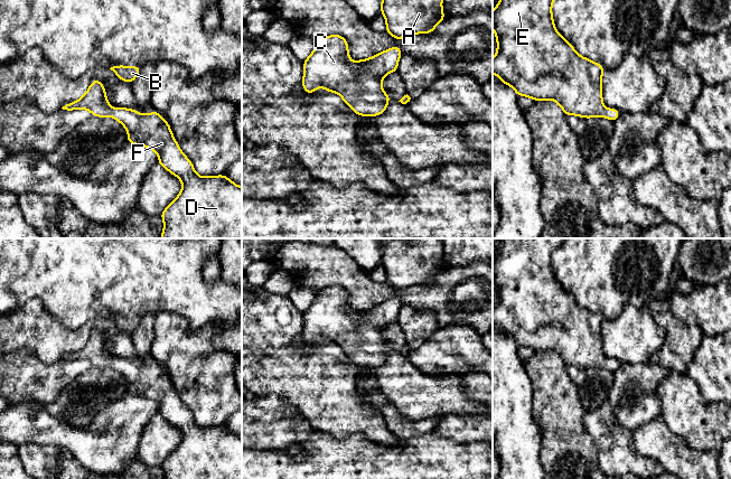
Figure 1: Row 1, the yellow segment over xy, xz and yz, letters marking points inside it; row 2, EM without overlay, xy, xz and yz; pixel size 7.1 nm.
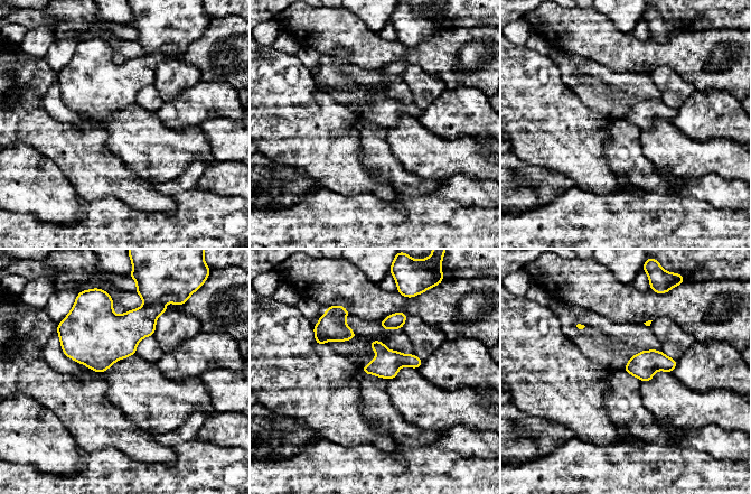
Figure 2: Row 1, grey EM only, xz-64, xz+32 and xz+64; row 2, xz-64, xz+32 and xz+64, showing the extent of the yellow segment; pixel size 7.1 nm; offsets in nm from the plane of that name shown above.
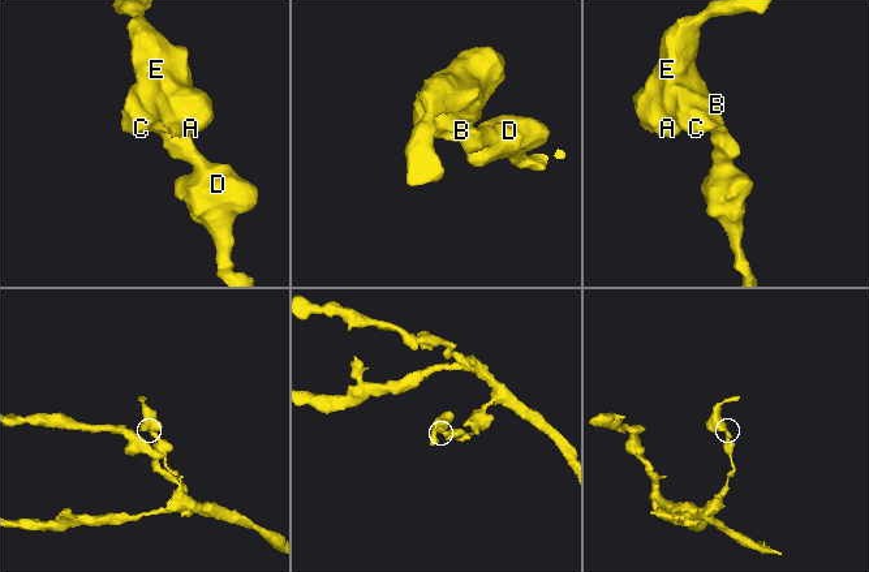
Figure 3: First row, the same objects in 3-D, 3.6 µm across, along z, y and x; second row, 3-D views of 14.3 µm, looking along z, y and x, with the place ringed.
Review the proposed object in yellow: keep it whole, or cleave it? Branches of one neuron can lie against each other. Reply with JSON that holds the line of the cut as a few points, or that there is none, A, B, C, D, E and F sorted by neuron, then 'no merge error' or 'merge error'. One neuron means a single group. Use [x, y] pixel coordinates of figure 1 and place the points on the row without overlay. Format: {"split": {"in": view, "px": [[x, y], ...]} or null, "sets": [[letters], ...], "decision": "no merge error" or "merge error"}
{"split": null, "sets": [["A", "B", "C", "D", "E", "F"]], "decision": "no merge error"}

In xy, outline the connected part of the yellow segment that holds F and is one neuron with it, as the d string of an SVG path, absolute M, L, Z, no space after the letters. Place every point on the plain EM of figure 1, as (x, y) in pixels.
M99 330L91 334L79 350L71 353L62 359L67 361L85 359L97 368L114 368L128 381L128 394L156 402L158 413L181 431L181 442L160 466L165 473L163 479L242 479L242 438L235 435L225 425L198 426L193 413L180 401L169 374L159 363L140 365L132 359L112 359L106 350L103 334Z

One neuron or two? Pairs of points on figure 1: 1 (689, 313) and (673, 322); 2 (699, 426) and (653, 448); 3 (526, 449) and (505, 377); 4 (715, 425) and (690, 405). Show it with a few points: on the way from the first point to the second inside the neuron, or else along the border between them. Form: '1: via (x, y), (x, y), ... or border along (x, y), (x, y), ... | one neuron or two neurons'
1: border along (668, 297), (671, 310), (702, 332) | two neurons
2: border along (661, 416), (666, 425), (690, 447), (701, 450) | two neurons
3: via (513, 431), (506, 422), (506, 395) | one neuron
4: via (709, 423), (696, 412) | one neuron

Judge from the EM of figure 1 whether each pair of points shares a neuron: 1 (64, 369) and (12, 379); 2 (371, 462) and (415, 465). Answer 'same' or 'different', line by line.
1: same
2: same

